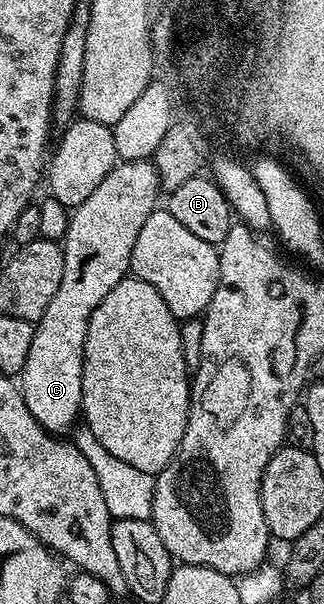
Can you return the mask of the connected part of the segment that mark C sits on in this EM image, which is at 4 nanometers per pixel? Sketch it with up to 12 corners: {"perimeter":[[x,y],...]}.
{"perimeter":[[119,161],[70,212],[21,372],[53,435],[83,405],[89,317],[128,278],[159,174]]}

